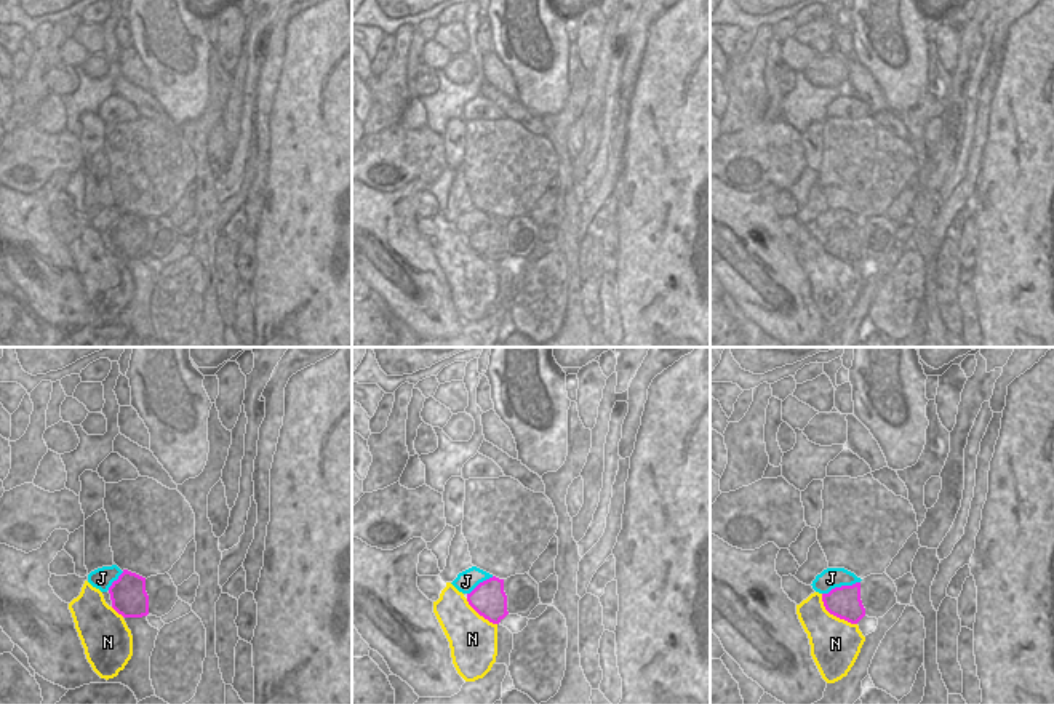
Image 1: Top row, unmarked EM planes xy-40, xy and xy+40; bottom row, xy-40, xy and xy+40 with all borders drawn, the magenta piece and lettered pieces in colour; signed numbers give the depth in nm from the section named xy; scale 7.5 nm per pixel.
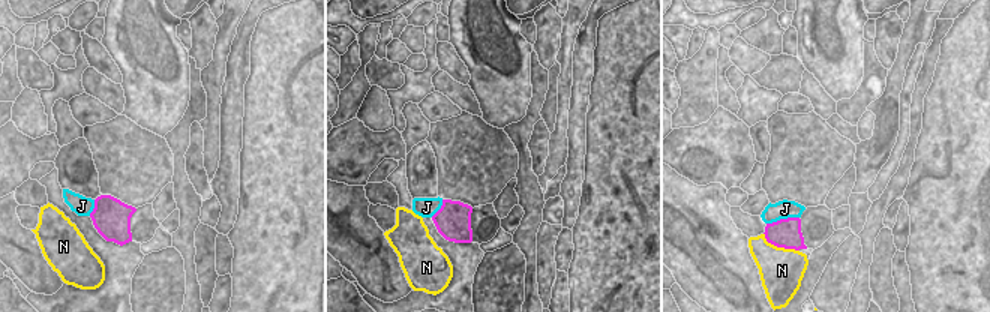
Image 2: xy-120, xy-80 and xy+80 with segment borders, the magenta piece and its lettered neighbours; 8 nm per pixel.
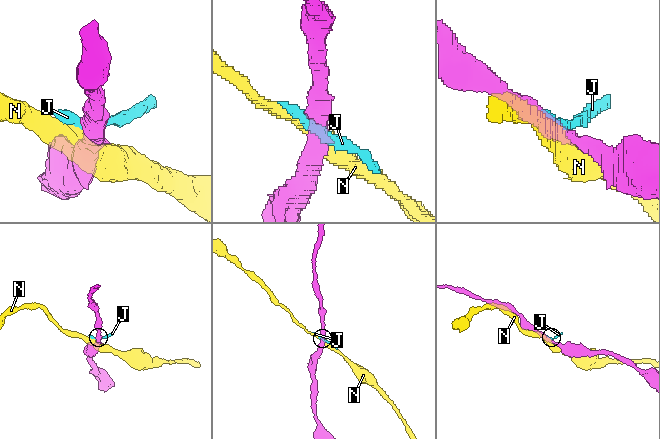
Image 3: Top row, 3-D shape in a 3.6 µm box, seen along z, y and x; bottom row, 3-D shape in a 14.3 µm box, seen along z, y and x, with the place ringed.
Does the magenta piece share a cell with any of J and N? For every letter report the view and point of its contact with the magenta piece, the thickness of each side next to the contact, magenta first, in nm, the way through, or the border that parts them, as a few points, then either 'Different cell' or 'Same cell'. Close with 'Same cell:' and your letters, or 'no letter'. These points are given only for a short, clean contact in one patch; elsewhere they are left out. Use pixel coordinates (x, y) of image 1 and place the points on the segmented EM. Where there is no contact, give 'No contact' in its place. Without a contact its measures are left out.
J: Touches magenta at xy+40 (842, 586). Thickness 240 nm (magenta) against 160 nm. Boundary: xy+40 (859, 581), (850, 586), (835, 586), (822, 594). Different cell
N: Touches magenta at xy+40 (834, 615). Thickness 240 nm (magenta) against 380 nm. Different cell
Same cell: no letter.

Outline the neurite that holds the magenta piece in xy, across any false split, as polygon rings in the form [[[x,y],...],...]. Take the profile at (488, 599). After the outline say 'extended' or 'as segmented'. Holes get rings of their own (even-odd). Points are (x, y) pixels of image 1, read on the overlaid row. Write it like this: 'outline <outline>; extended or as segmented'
outline [[[496,576],[480,582],[467,594],[467,602],[480,616],[493,624],[499,624],[509,614],[504,579]]]; as segmented

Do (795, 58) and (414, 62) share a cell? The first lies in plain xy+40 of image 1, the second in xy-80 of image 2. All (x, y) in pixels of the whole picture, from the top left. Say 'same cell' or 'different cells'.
different cells

